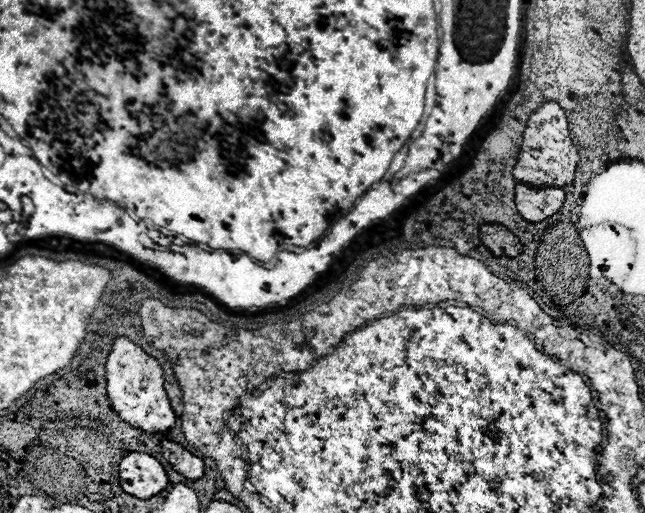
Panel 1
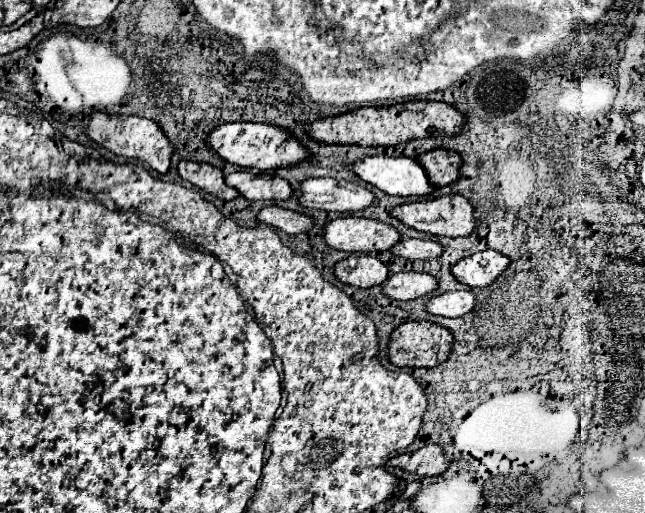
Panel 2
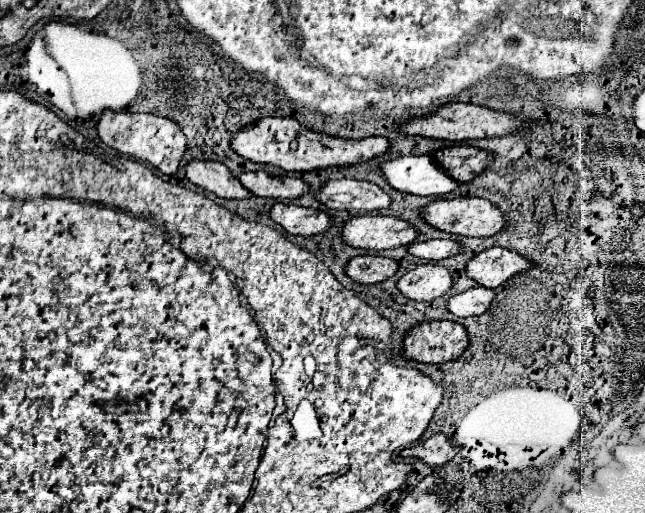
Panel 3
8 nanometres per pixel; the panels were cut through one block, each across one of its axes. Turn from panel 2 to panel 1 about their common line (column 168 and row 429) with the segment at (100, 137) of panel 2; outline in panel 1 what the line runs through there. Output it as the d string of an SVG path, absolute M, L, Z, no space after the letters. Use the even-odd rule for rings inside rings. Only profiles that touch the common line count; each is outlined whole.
M118 336L114 340L112 352L108 356L106 392L108 392L108 400L110 400L112 408L128 424L132 424L148 434L152 434L152 432L168 434L168 428L174 426L176 416L170 406L170 398L164 390L164 374L162 374L160 362L156 358L152 358L150 354L146 354L140 346L136 346L126 336Z

